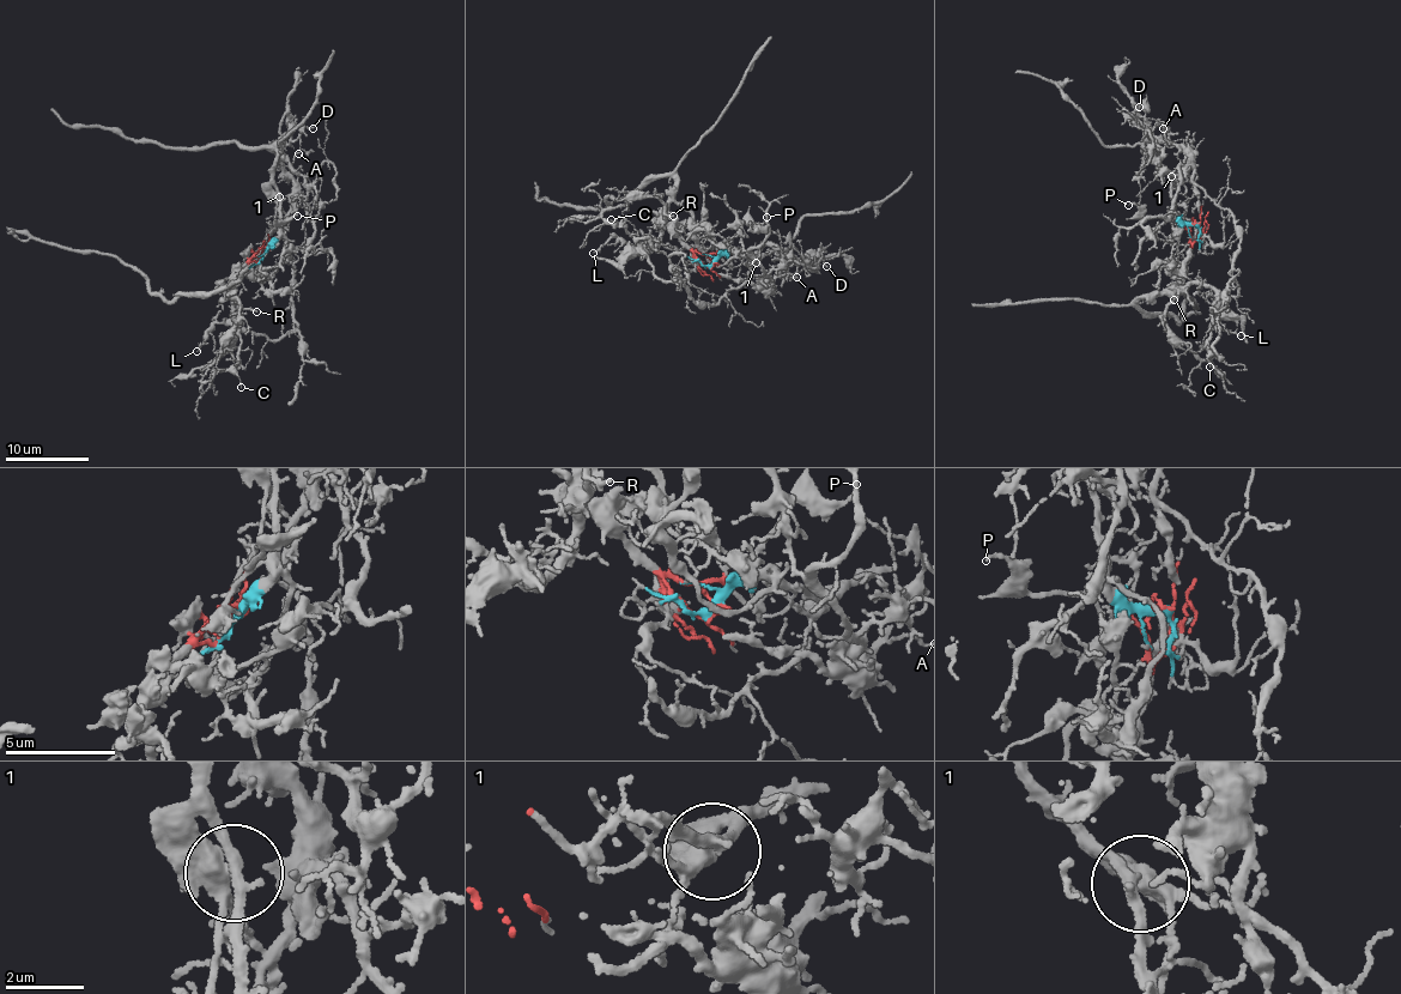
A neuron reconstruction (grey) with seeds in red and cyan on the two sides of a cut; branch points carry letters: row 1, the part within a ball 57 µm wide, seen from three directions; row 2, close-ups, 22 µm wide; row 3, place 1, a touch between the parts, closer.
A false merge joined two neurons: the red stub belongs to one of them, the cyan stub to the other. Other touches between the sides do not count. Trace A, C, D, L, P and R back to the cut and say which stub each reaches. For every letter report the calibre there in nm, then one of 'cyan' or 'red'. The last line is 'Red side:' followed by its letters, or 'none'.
A: calibre 140 nm; cyan
C: calibre 110 nm; red
D: calibre 150 nm; cyan
L: calibre 140 nm; red
P: calibre 120 nm; cyan
R: calibre 160 nm; red
Red side: C, L, R

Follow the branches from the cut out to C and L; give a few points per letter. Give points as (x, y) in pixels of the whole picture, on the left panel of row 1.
C: (264, 250), (235, 276), (232, 286), (240, 337), (235, 374), (241, 388)
L: (264, 250), (235, 276), (232, 286), (220, 299), (214, 328), (196, 351)

